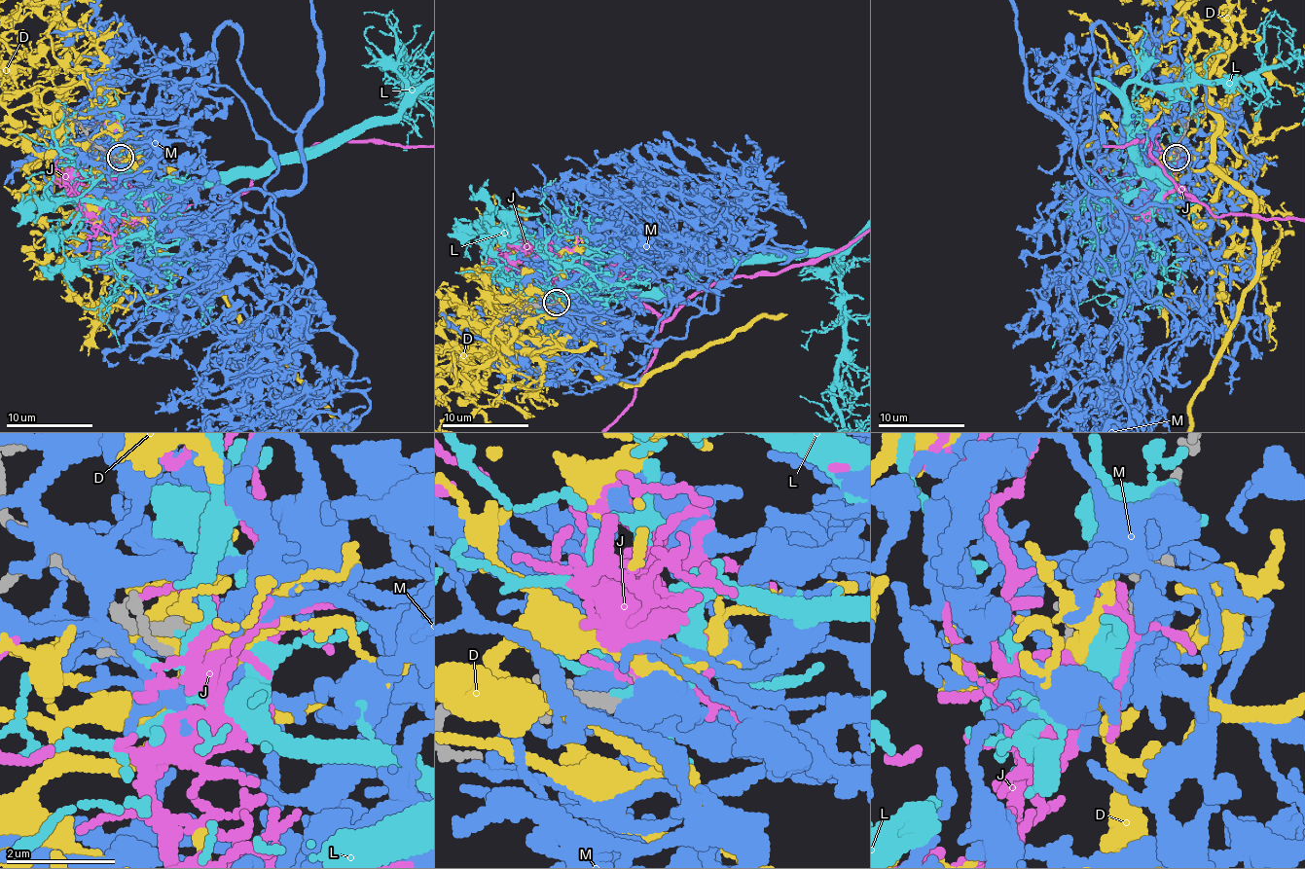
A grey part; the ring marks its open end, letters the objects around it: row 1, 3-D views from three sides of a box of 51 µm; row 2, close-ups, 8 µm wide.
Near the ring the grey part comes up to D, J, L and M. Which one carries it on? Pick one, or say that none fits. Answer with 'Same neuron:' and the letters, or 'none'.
Same neuron: L

